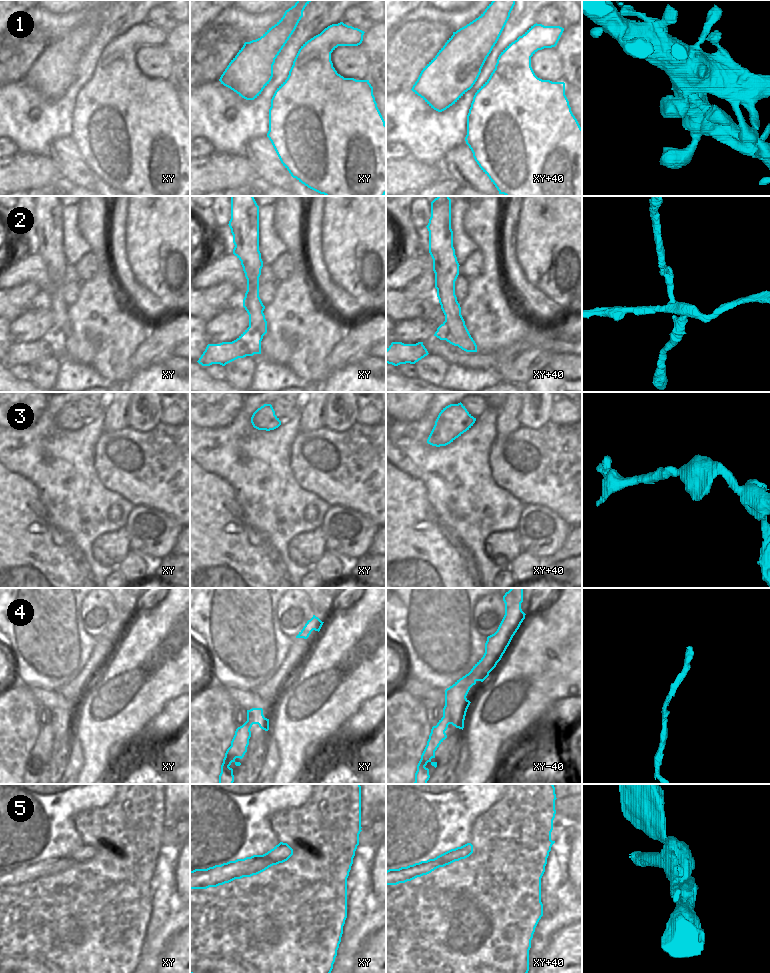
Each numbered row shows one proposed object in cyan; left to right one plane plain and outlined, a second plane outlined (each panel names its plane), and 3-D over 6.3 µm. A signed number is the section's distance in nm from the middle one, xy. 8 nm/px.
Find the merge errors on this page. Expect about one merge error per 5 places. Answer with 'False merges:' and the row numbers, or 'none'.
False merges: 2, 5

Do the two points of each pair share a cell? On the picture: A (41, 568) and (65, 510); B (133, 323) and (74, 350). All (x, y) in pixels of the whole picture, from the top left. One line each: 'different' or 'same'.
A: different
B: same

